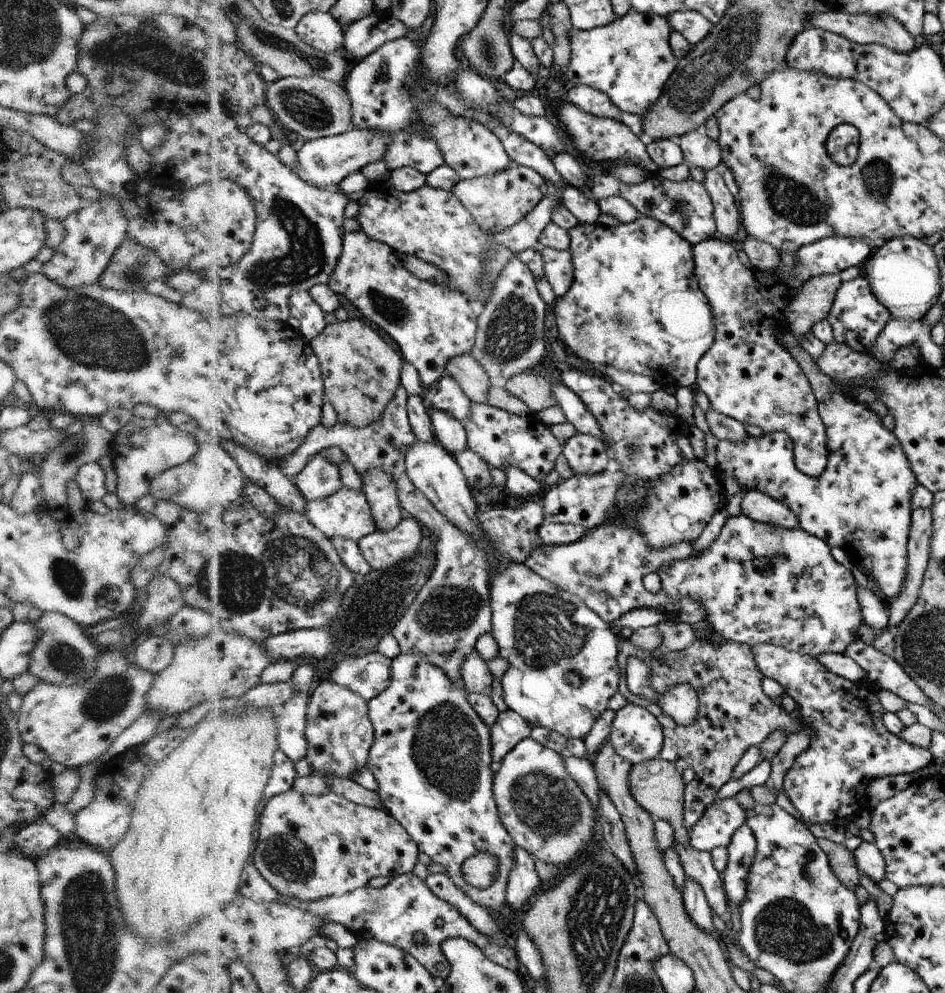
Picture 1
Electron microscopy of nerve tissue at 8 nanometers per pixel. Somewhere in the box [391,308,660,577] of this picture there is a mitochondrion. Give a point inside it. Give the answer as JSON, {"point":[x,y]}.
{"point":[635,442]}

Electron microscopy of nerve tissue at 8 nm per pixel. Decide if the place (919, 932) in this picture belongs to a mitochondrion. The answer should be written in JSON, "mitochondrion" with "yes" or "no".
{"mitochondrion":"no"}

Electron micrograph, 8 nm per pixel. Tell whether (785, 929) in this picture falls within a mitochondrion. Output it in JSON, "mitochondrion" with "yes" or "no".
{"mitochondrion":"yes"}

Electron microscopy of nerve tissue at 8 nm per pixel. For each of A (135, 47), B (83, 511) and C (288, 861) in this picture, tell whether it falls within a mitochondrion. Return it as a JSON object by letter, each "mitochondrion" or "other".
{"A":"mitochondrion","B":"other","C":"mitochondrion"}

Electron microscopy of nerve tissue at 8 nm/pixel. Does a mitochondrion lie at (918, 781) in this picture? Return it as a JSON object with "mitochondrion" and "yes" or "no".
{"mitochondrion":"no"}

